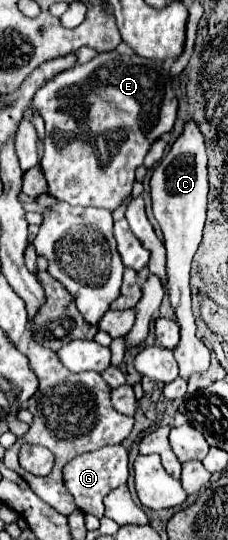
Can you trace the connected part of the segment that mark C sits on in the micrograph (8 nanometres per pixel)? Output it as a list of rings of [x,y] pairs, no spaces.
[[[188,119],[182,133],[174,141],[170,153],[154,167],[152,179],[152,209],[154,217],[164,233],[166,243],[166,293],[170,295],[170,303],[176,311],[176,321],[182,329],[182,339],[174,349],[174,357],[180,367],[180,377],[190,379],[194,373],[204,373],[210,367],[210,351],[196,337],[196,323],[190,307],[190,263],[202,241],[202,229],[206,221],[206,197],[208,197],[208,157],[204,135],[198,129],[198,123]]]

